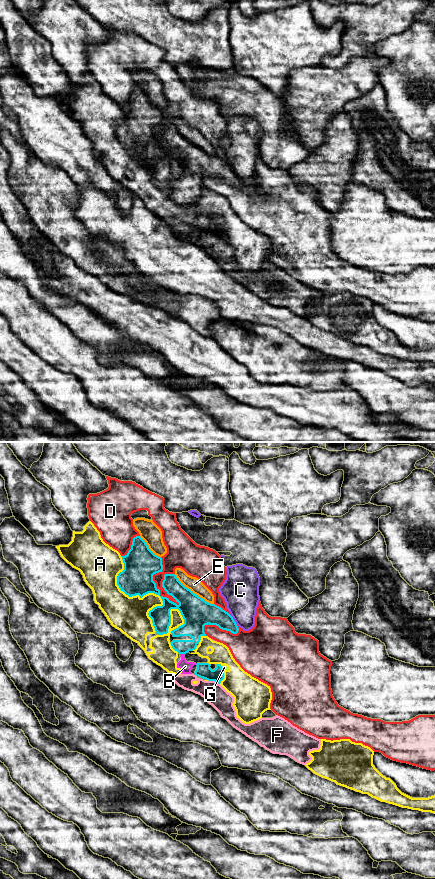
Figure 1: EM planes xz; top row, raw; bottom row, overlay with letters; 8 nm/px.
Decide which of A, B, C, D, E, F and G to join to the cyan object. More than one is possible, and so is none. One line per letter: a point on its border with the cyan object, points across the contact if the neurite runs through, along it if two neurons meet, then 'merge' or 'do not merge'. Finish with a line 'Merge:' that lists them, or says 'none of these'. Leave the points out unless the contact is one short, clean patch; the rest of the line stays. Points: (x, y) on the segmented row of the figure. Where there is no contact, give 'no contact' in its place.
A: xz (144, 594) | do not merge
B: xz (182, 653) | along xz (180, 653), (184, 654) | do not merge
C: xz (233, 620) | do not merge
D: xz (155, 583) | do not merge
E: xz (192, 592) | do not merge
F: xz (214, 680) | do not merge
G: xz (222, 668) | along xz (220, 665), (224, 670) | do not merge
Merge: none of these

